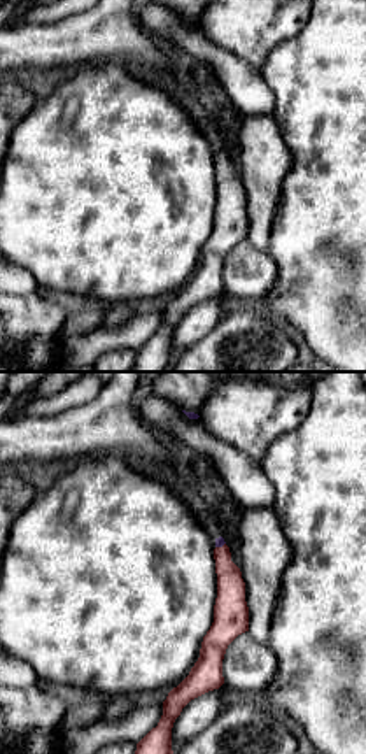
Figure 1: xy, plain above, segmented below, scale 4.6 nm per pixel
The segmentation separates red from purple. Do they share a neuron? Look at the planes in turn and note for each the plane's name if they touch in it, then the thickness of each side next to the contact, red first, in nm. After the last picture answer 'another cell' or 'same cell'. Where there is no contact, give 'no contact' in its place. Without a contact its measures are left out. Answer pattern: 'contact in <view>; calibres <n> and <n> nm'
contact in xy; calibres 130 and 50 nm

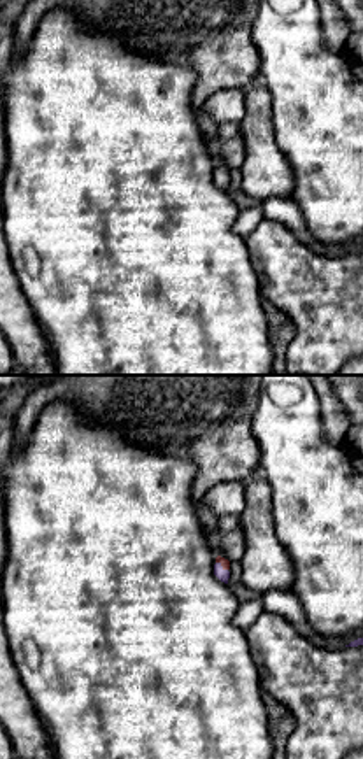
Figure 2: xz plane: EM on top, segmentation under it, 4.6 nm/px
contact in xz; calibres 50 and 60 nm

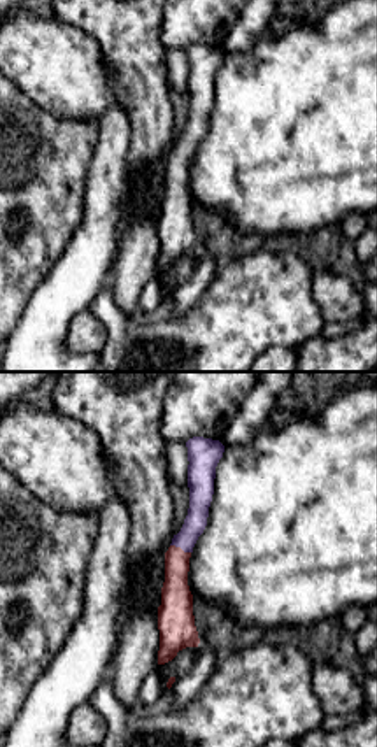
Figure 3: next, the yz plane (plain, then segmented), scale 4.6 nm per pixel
contact in yz; calibres 140 and 100 nm

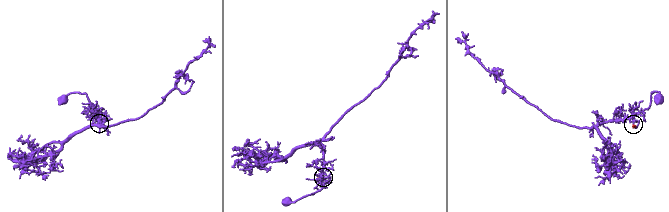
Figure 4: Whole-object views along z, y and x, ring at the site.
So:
same cell

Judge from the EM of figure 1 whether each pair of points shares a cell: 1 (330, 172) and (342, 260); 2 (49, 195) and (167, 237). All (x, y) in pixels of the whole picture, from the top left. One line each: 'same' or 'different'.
1: same
2: same

